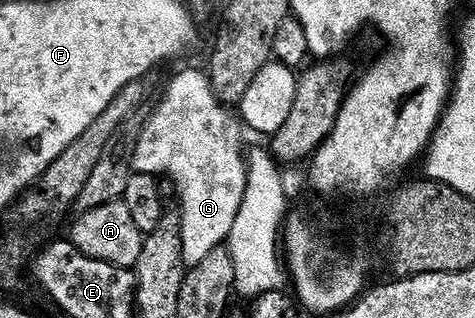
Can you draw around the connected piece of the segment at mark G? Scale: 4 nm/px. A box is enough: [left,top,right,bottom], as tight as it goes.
[134,71,249,257]

